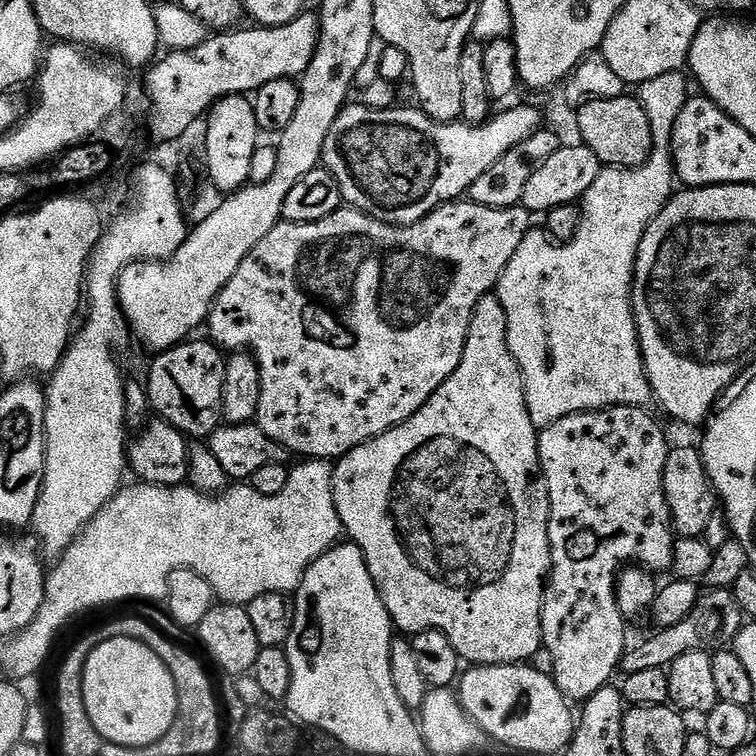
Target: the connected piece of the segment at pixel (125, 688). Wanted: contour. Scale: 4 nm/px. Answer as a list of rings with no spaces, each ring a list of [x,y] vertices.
[[[115,636],[102,642],[86,658],[84,677],[82,678],[82,694],[86,702],[86,714],[90,714],[90,722],[94,722],[94,730],[109,745],[117,744],[120,748],[148,748],[156,744],[164,735],[171,733],[176,727],[176,711],[178,710],[178,694],[174,686],[174,678],[170,678],[170,670],[166,670],[166,662],[150,650],[142,642],[132,636]]]

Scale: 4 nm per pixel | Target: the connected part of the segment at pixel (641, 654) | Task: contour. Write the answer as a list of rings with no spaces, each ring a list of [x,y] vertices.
[[[708,588],[705,593],[705,596],[703,593],[697,599],[696,608],[690,610],[690,614],[686,614],[686,618],[682,618],[678,626],[660,628],[649,640],[636,645],[633,643],[620,660],[619,671],[624,676],[629,676],[642,670],[667,669],[678,658],[682,658],[682,654],[711,654],[727,649],[746,623],[744,611],[738,606],[731,588]]]

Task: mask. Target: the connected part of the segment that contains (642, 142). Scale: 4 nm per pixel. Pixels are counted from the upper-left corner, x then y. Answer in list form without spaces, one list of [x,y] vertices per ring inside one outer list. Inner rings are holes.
[[[625,94],[605,100],[588,100],[575,113],[576,124],[580,127],[579,139],[585,148],[594,150],[601,165],[609,168],[637,168],[648,160],[652,152],[650,118],[642,110],[639,99]]]

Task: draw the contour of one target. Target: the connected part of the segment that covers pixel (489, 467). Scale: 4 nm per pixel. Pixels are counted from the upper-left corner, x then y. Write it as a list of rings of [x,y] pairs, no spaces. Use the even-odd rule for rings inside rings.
[[[495,294],[484,296],[472,315],[462,362],[442,386],[410,418],[398,426],[386,430],[382,435],[367,440],[362,446],[350,450],[335,461],[332,470],[332,489],[334,506],[338,510],[340,527],[347,539],[359,546],[366,558],[370,578],[374,578],[382,602],[390,614],[393,625],[401,633],[441,632],[450,638],[450,646],[460,655],[461,661],[472,666],[481,664],[523,664],[531,661],[532,655],[541,648],[542,626],[540,615],[544,605],[544,586],[552,567],[552,547],[548,537],[548,519],[550,502],[548,501],[548,483],[540,470],[540,441],[538,429],[530,422],[526,406],[524,379],[514,354],[510,354],[506,342],[506,310]]]

